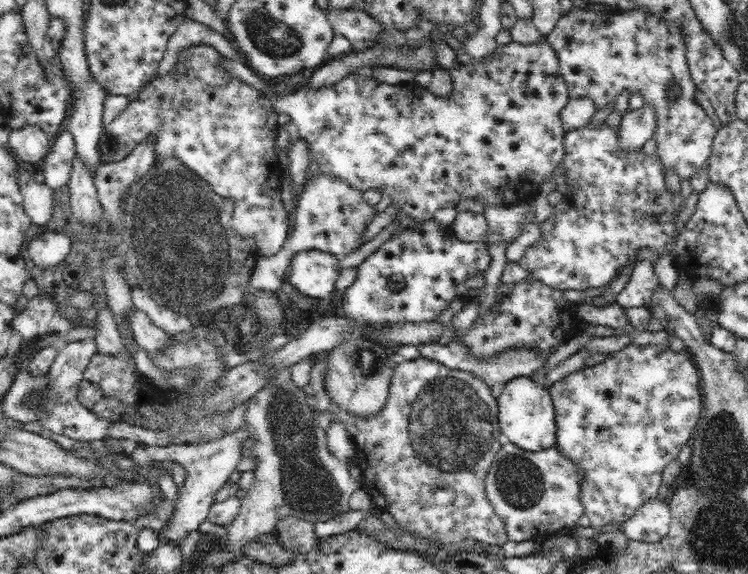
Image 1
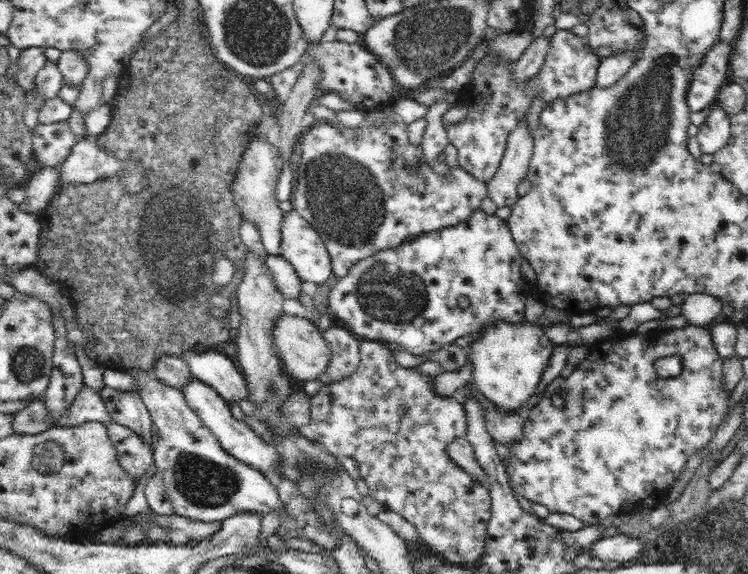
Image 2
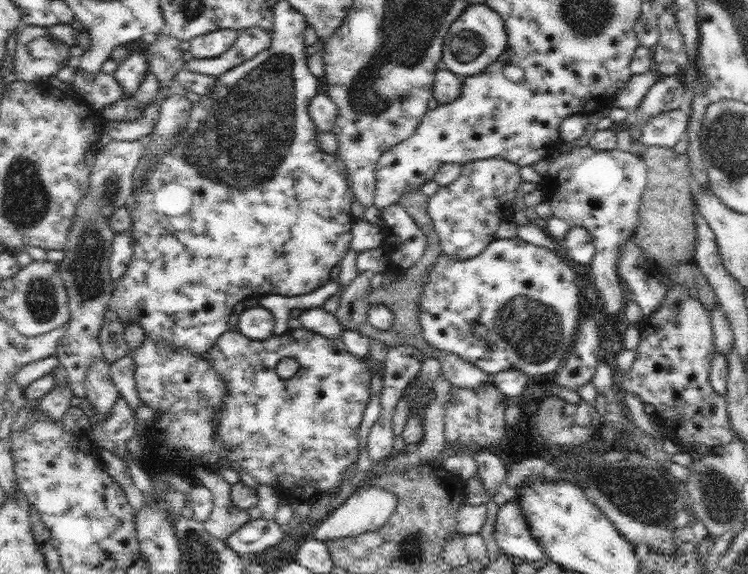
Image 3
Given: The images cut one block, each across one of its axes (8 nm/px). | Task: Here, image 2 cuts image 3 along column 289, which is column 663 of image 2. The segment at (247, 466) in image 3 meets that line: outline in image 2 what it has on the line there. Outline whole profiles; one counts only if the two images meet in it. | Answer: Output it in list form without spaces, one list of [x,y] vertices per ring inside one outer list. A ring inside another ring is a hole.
[[[686,326],[686,328],[676,328],[676,330],[650,330],[646,334],[634,334],[634,336],[608,336],[608,338],[600,338],[596,344],[588,346],[588,354],[586,358],[578,364],[578,368],[568,376],[568,378],[556,378],[552,384],[546,386],[546,390],[540,394],[542,400],[538,406],[534,406],[528,414],[526,414],[526,428],[524,428],[524,438],[514,444],[510,448],[510,466],[508,476],[510,476],[510,486],[514,488],[516,494],[526,496],[532,504],[542,504],[550,510],[550,514],[558,512],[558,514],[572,514],[576,516],[580,522],[588,524],[588,526],[600,526],[608,516],[620,516],[620,514],[638,514],[644,510],[654,510],[660,504],[664,504],[664,500],[670,494],[670,488],[674,486],[676,478],[682,474],[686,462],[694,456],[700,454],[702,448],[712,440],[712,436],[720,430],[720,424],[726,424],[728,412],[730,412],[730,396],[732,392],[728,392],[724,388],[722,382],[722,372],[724,372],[724,358],[718,354],[714,342],[712,342],[712,334],[708,332],[708,328],[702,326]],[[666,356],[680,356],[682,360],[682,374],[674,376],[674,378],[660,378],[656,374],[656,360],[666,358]],[[556,390],[562,390],[566,394],[564,404],[562,406],[554,406],[552,404],[552,394],[556,394]]]

